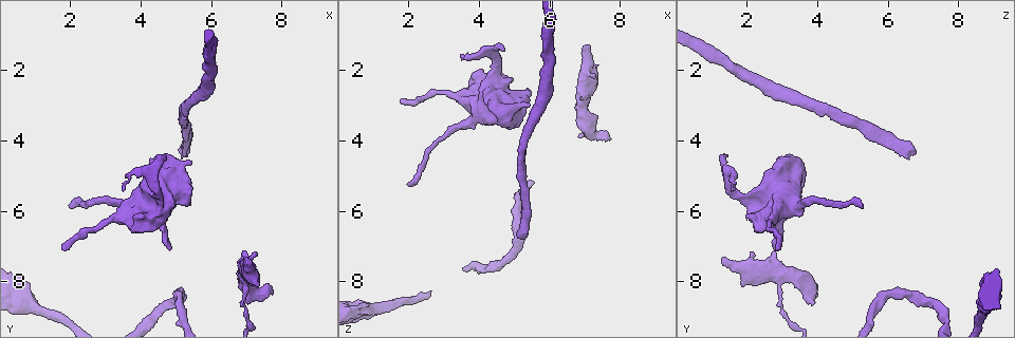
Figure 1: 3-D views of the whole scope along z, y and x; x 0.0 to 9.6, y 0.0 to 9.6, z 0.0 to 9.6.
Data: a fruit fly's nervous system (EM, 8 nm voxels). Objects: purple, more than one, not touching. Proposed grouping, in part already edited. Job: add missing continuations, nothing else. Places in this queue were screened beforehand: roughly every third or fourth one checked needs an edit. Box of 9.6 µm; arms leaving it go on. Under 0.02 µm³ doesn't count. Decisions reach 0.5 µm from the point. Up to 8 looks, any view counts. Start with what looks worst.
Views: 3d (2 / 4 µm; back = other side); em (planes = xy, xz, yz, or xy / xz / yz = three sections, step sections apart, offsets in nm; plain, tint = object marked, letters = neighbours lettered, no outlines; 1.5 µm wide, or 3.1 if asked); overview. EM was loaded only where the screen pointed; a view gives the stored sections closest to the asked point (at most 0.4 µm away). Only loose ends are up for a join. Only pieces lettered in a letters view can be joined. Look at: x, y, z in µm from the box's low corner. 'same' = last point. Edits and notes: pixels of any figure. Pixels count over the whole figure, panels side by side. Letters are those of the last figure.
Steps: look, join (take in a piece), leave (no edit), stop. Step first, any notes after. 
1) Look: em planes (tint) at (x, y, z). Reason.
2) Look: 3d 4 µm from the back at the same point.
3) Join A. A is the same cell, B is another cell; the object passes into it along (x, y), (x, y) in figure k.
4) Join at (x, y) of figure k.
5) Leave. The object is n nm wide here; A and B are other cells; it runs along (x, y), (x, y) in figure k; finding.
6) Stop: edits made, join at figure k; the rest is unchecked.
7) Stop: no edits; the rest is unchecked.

Look: em planes (letters) at (5.25, 4.40, 6.75). Long arm stops here.

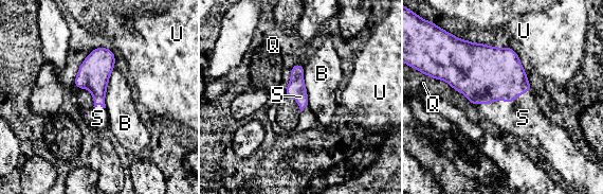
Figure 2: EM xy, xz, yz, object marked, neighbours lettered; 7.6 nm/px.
Join S. S is the same cell, B, Q and U are other cells; the object passes into it along (483, 73), (501, 99), (523, 118) in figure 2; it goes on there.

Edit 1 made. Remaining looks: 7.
Look: overview. See it whole again.

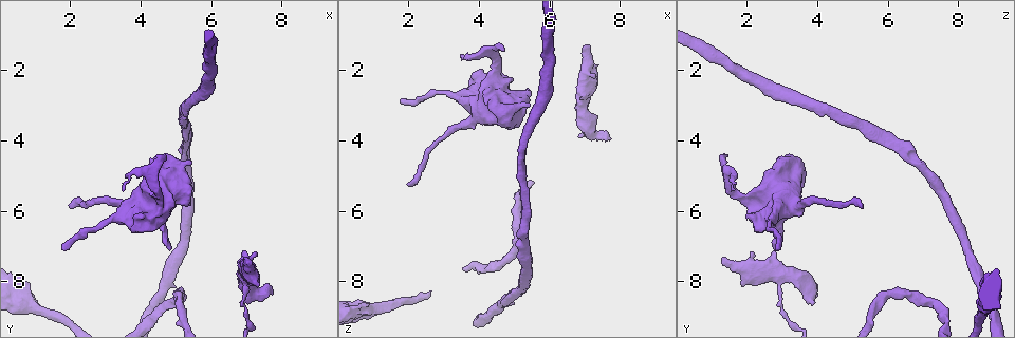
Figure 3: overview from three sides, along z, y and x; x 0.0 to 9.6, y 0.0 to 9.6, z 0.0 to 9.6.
Look: em planes (tint) at (0.80, 8.10, 8.70). Thick end.

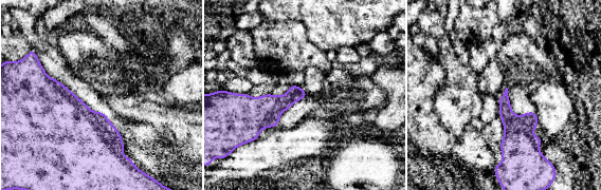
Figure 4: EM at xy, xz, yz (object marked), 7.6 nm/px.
Look: em planes (letters) at the same point.

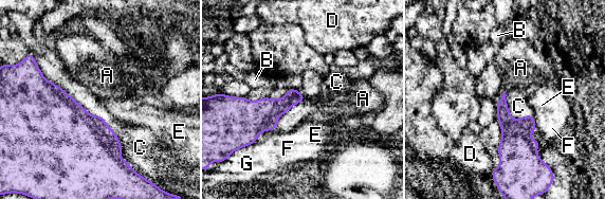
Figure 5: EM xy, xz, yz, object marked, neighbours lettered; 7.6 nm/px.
Leave. The longest contact is with C, 950 nm; A, B, C, D, E, F and G are other cells; none of them fits.

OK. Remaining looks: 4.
Look: em planes (plain) at (6.95, 7.30, 1.30). Stops while still wide.

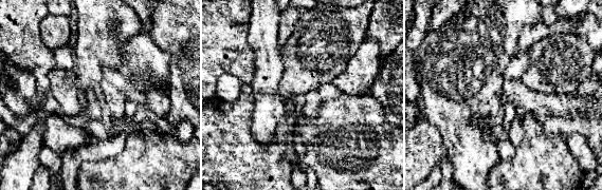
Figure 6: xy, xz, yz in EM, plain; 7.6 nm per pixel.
Look: em planes (letters) at the same point.

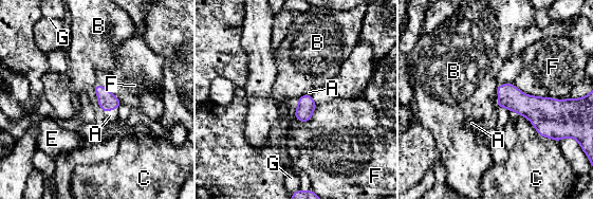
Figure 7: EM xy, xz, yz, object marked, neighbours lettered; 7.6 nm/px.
Join A. A is the same cell, B, C, E, F and G are other cells; the object passes into it along (107, 101), (111, 109), (110, 115) in figure 7; it goes on there.

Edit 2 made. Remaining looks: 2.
Look: em planes (tint) at (2.00, 5.95, 5.25). Branch stops here.

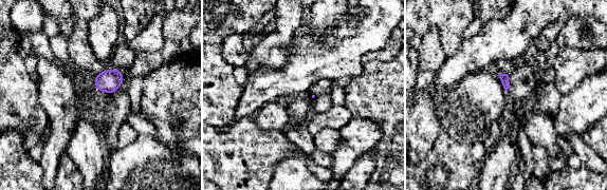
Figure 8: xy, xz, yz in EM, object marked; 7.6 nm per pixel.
Look: em planes (letters) at the same point. What lies round it.

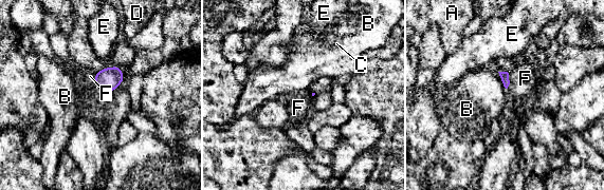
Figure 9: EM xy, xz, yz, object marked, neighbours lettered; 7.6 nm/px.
Join F. F is the same cell, A, B, C, D and E are other cells; the object passes into it along (504, 75), (509, 80), (525, 78) in figure 9; the cell continues.

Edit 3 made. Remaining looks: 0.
Stop: edits made, join at figure 2, join at figure 7, join at figure 9; the rest is unchecked.

